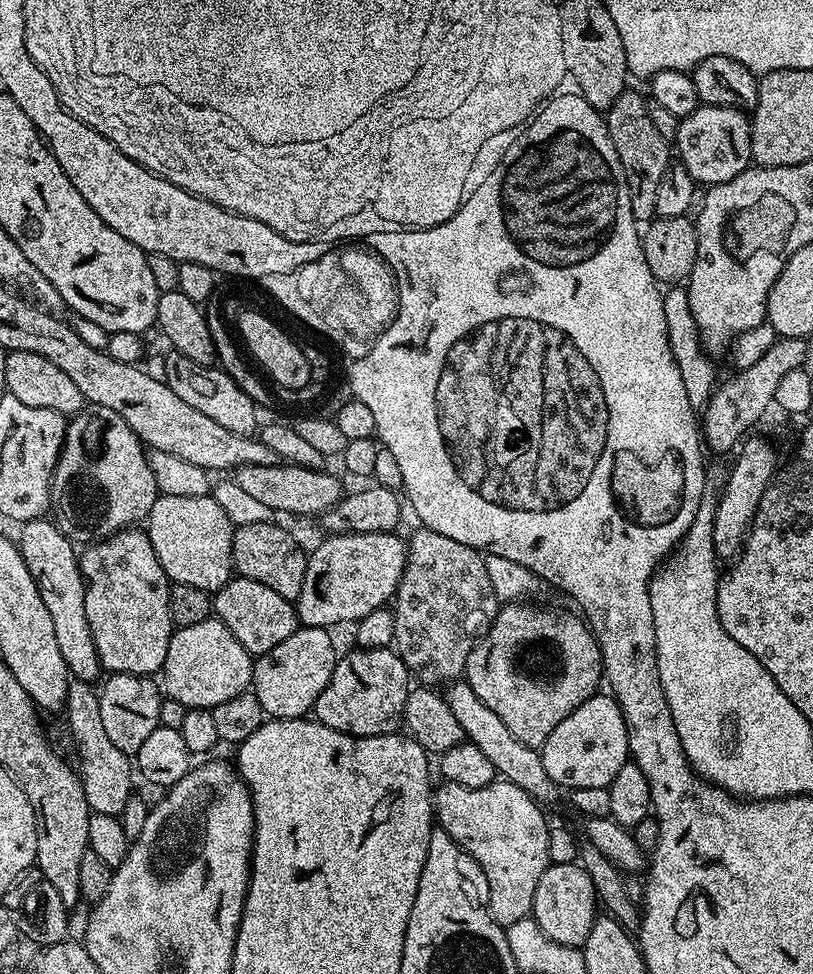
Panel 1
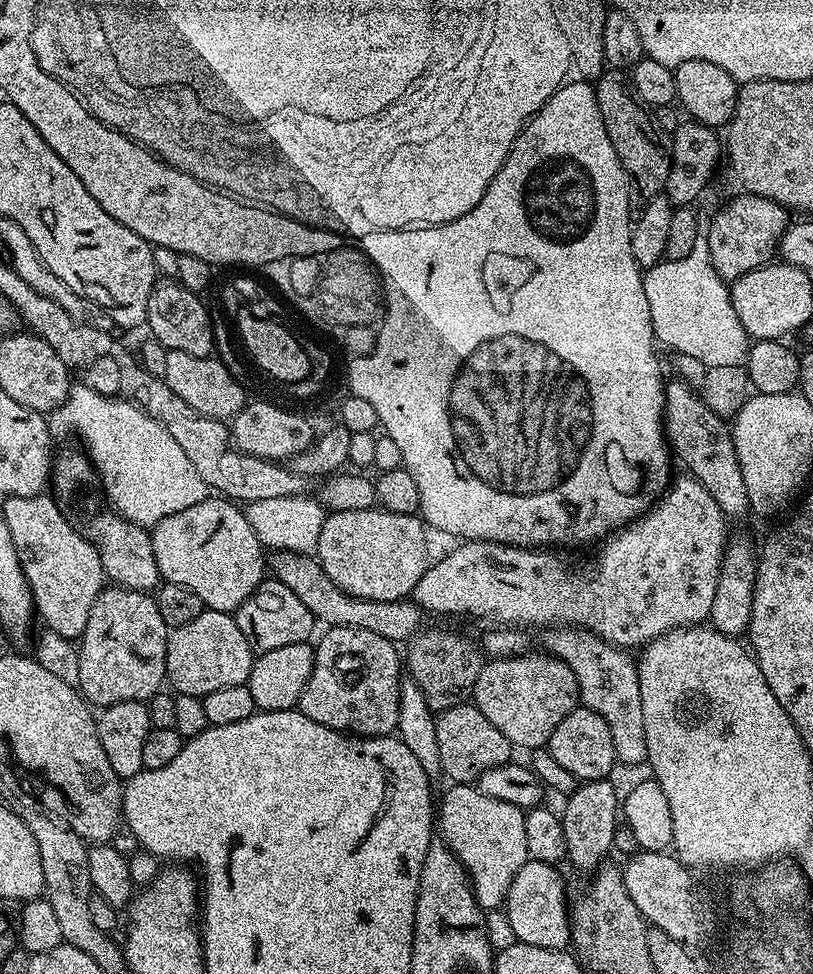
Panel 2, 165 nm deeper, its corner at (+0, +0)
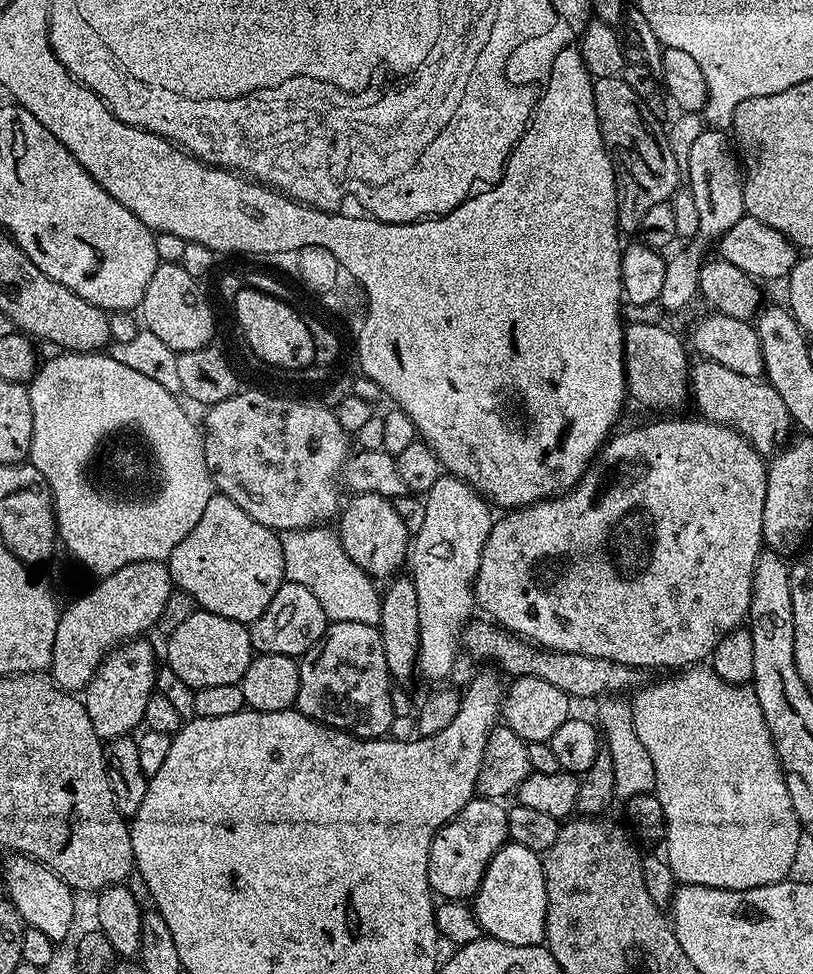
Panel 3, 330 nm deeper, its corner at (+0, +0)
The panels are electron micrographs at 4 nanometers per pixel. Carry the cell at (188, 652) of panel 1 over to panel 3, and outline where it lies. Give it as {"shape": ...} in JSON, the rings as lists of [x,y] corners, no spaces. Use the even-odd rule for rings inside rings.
{"shape":[[[203,610],[192,612],[190,618],[186,618],[186,622],[182,622],[182,626],[178,626],[178,630],[167,637],[166,644],[166,666],[174,670],[174,674],[178,674],[182,682],[186,682],[186,686],[195,689],[239,684],[254,655],[250,634],[245,625]]]}

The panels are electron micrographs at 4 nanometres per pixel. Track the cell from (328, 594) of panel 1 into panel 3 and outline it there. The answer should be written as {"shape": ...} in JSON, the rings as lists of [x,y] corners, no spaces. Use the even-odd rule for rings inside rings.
{"shape":[[[362,494],[361,496],[353,495],[352,501],[343,505],[342,511],[339,513],[340,528],[338,527],[338,535],[342,546],[346,550],[346,554],[356,563],[364,572],[373,578],[392,578],[401,571],[400,568],[405,567],[406,561],[410,556],[410,535],[406,530],[406,522],[398,516],[393,501],[387,496],[379,496],[378,494]]]}

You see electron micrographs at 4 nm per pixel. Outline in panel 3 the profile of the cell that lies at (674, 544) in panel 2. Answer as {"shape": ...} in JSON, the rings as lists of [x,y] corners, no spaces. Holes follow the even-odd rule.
{"shape":[[[656,418],[653,424],[644,424],[629,432],[617,431],[589,464],[584,477],[570,491],[563,496],[554,496],[550,500],[527,504],[524,508],[505,511],[501,515],[504,517],[501,520],[499,517],[493,523],[482,550],[482,562],[478,566],[474,585],[475,603],[479,611],[481,608],[485,612],[481,612],[485,617],[541,648],[609,659],[612,663],[622,663],[641,670],[683,670],[699,665],[711,657],[714,646],[718,646],[724,636],[747,621],[754,570],[765,547],[763,507],[766,503],[768,464],[762,453],[732,428],[712,424],[703,418],[672,419],[676,418]]]}

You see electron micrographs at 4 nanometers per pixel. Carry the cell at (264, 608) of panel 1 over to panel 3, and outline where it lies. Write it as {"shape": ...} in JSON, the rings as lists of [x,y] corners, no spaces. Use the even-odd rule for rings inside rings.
{"shape":[[[285,582],[278,590],[278,594],[274,594],[270,606],[262,610],[262,618],[247,625],[247,630],[253,649],[257,653],[282,654],[299,658],[310,650],[310,646],[314,646],[314,642],[318,642],[318,638],[322,638],[329,623],[328,616],[322,610],[318,598],[314,598],[314,594],[306,590],[306,586],[298,582]]]}

